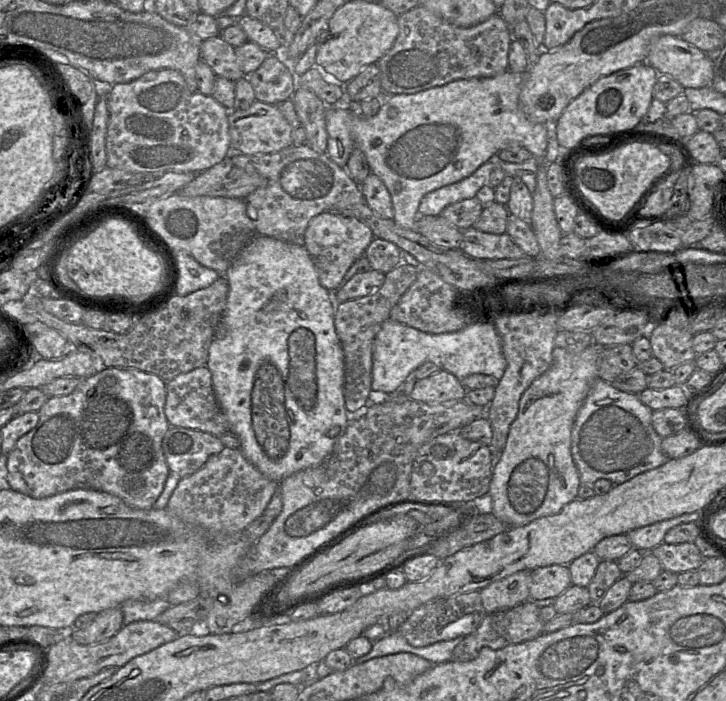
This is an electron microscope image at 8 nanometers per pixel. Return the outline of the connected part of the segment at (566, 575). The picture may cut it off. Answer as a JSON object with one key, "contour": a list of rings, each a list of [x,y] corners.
{"contour":[[[550,565],[531,571],[529,600],[556,598],[572,585],[568,565]]]}

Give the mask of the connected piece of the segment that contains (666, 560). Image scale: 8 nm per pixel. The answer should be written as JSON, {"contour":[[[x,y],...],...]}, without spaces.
{"contour":[[[663,542],[651,550],[651,552],[658,558],[663,570],[676,574],[697,570],[704,560],[694,542],[681,544],[667,544]]]}

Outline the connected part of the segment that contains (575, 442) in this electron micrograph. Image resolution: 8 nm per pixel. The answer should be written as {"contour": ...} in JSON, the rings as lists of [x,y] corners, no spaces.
{"contour":[[[597,378],[577,413],[571,432],[571,454],[581,485],[592,488],[599,479],[619,485],[667,462],[668,457],[661,448],[662,437],[652,425],[652,414],[653,410],[642,403],[639,394],[620,391]]]}

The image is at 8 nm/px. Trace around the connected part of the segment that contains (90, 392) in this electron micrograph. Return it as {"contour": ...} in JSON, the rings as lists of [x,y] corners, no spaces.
{"contour":[[[105,368],[86,379],[81,379],[79,386],[67,396],[49,397],[39,409],[39,421],[29,432],[21,436],[13,449],[7,454],[7,480],[10,488],[33,498],[45,498],[74,489],[89,489],[107,492],[119,497],[128,506],[148,510],[154,507],[155,502],[163,491],[165,482],[170,473],[163,448],[163,438],[170,428],[165,415],[166,382],[158,376],[134,368]]]}

